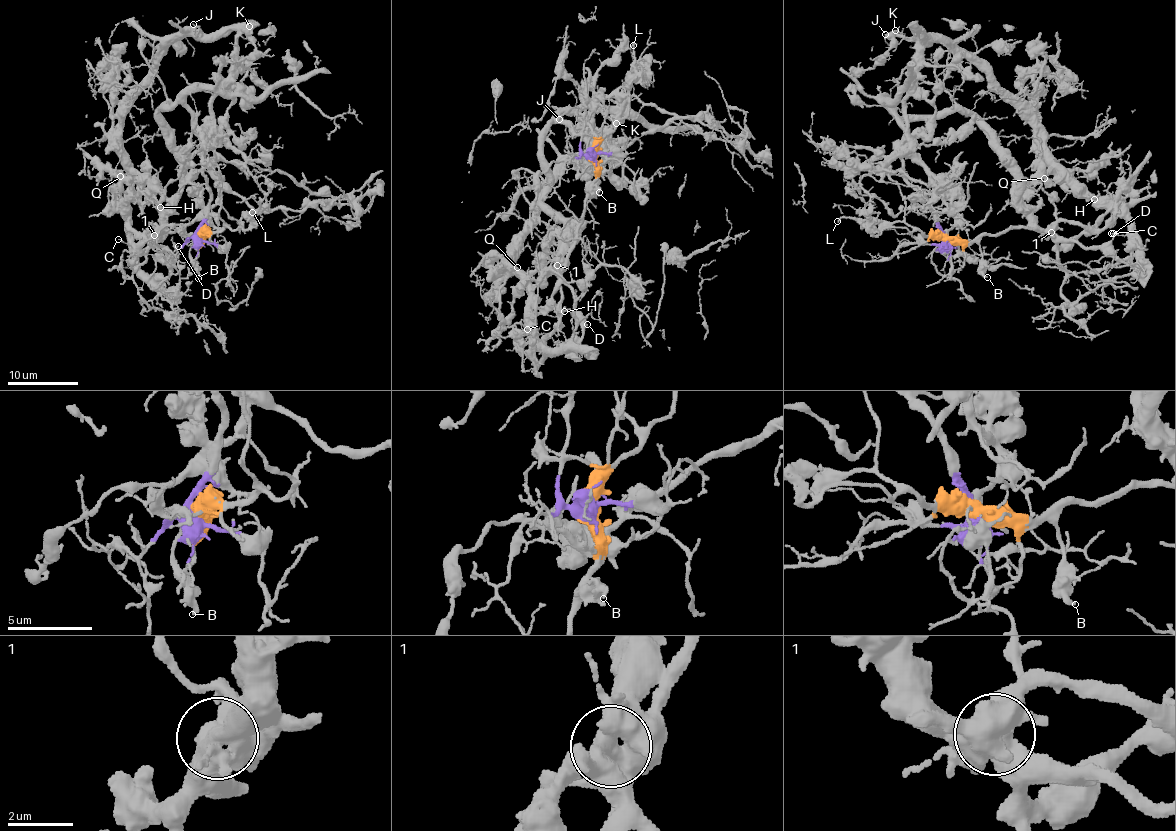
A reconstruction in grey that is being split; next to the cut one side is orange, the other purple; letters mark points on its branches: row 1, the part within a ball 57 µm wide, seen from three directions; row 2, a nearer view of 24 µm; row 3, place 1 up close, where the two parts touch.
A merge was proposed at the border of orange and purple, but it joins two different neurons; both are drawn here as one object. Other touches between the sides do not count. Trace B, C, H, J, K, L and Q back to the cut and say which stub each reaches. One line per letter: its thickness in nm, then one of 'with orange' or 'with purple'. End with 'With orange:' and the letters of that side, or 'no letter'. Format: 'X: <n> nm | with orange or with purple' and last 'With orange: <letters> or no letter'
B: 320 nm | with orange
C: 120 nm | with purple
H: 100 nm | with purple
J: 130 nm | with purple
K: 440 nm | with purple
L: 160 nm | with orange
Q: 110 nm | with purple
With orange: B, L

